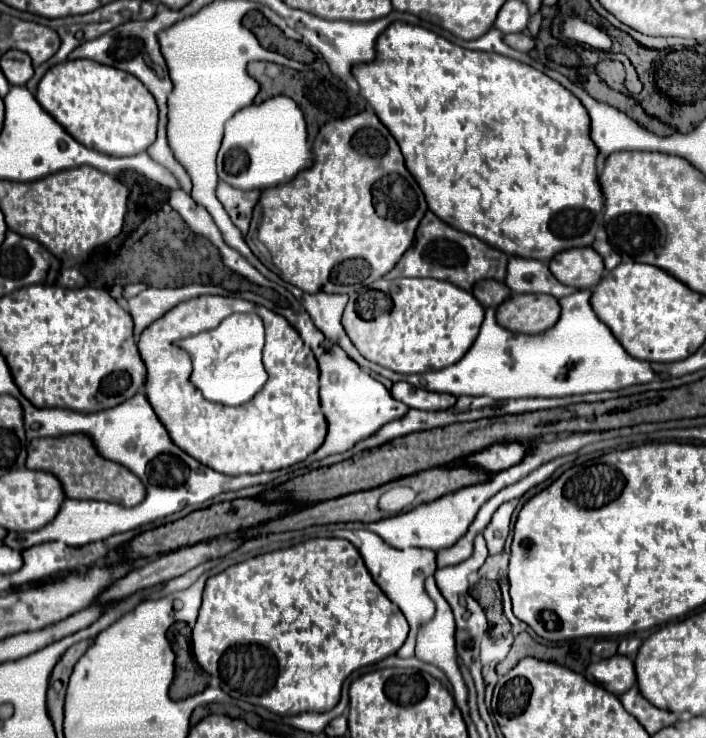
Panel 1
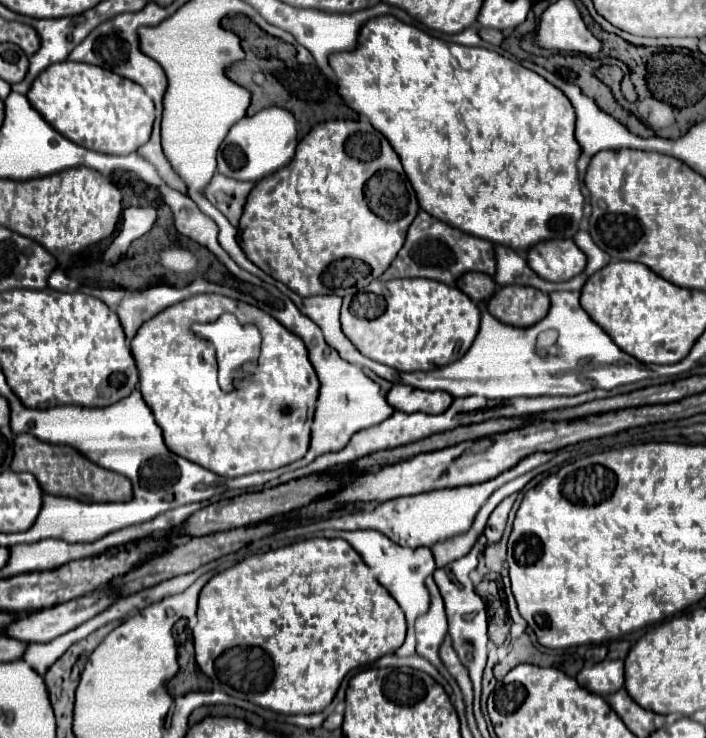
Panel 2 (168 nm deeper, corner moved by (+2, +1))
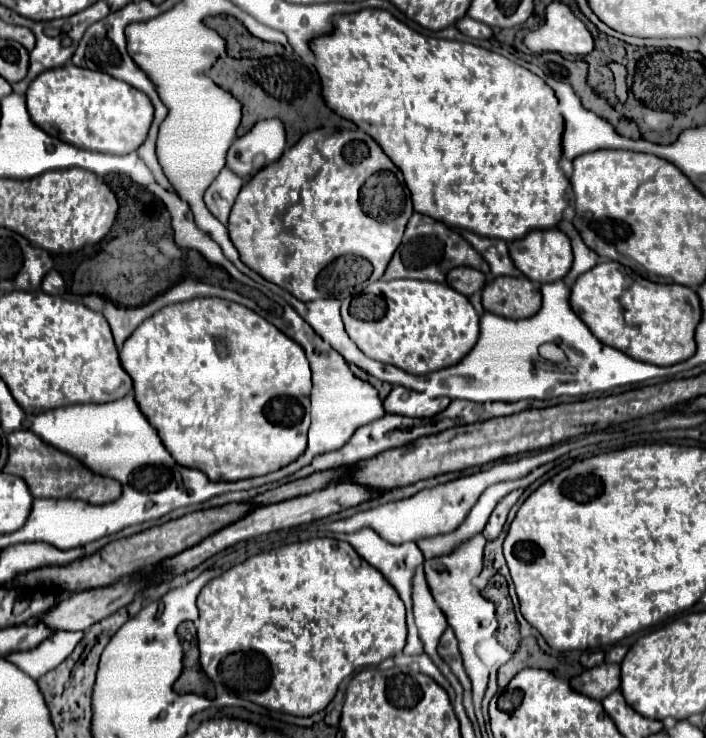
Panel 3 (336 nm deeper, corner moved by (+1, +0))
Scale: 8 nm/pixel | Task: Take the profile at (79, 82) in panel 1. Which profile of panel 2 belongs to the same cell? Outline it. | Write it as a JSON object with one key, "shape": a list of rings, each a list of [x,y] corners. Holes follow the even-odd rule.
{"shape":[[[74,61],[50,65],[34,79],[26,97],[58,133],[92,151],[134,153],[152,133],[154,103],[146,91],[138,83],[96,65]]]}

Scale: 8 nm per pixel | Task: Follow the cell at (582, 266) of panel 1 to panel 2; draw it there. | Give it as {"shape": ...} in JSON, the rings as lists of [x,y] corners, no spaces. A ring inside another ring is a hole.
{"shape":[[[550,239],[532,247],[526,255],[528,265],[550,281],[570,281],[586,267],[586,255],[572,239]]]}

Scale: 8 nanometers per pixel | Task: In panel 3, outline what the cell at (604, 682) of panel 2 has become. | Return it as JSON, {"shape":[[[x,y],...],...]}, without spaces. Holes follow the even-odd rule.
{"shape":[[[601,664],[571,680],[571,688],[575,692],[583,692],[583,696],[591,696],[593,700],[603,700],[611,692],[615,692],[621,684],[619,664]]]}

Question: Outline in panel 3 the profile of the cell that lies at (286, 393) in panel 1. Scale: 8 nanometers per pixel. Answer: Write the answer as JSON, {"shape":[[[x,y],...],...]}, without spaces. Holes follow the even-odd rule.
{"shape":[[[195,298],[191,302],[179,302],[173,306],[165,306],[159,312],[155,312],[153,316],[149,316],[147,320],[143,320],[143,324],[139,324],[139,328],[135,328],[135,332],[121,346],[119,358],[121,358],[123,370],[133,380],[133,392],[135,392],[135,402],[137,402],[139,410],[151,422],[151,426],[157,430],[167,452],[175,458],[177,464],[187,466],[187,468],[199,468],[203,474],[207,474],[209,480],[233,482],[233,480],[263,476],[263,474],[275,472],[275,470],[291,464],[307,448],[311,370],[309,370],[309,362],[305,358],[305,352],[297,342],[293,342],[283,332],[279,332],[271,322],[267,322],[265,318],[261,318],[259,314],[255,314],[253,310],[249,310],[241,304],[235,304],[235,302],[223,300],[223,298]],[[217,340],[221,340],[227,346],[225,356],[219,354]]]}

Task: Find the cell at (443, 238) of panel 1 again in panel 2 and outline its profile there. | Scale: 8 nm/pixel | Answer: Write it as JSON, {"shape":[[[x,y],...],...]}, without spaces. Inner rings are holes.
{"shape":[[[418,211],[416,219],[412,221],[408,229],[408,237],[392,265],[382,275],[384,281],[394,277],[426,277],[434,281],[442,281],[446,285],[454,285],[458,275],[464,275],[466,271],[478,271],[486,275],[496,275],[496,253],[494,245],[486,239],[478,239],[474,235],[462,233],[460,229],[454,229],[438,219],[434,219],[426,211]]]}

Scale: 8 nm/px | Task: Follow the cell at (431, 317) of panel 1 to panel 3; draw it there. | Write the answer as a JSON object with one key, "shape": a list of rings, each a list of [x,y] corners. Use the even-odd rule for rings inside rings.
{"shape":[[[377,280],[359,294],[345,298],[341,304],[341,316],[349,338],[359,346],[361,352],[373,360],[393,364],[409,374],[429,374],[457,364],[475,346],[479,336],[479,316],[467,296],[455,292],[447,284],[427,280]]]}

